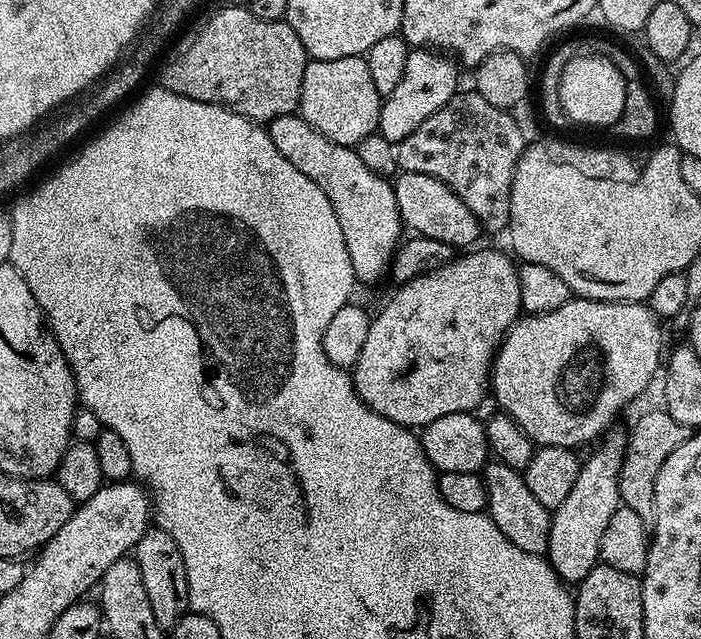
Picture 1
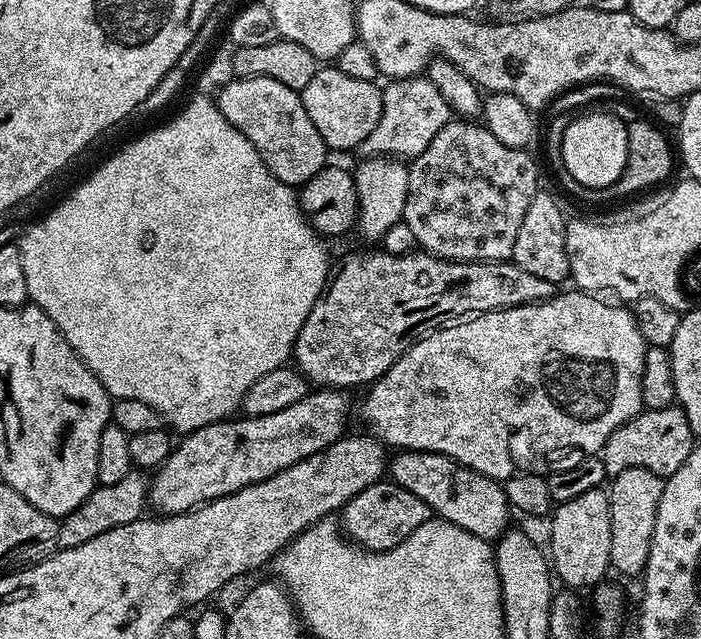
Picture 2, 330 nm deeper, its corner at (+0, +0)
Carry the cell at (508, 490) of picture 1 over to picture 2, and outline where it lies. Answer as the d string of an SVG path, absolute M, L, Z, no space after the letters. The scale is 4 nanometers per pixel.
M400 450L393 456L396 457L393 460L391 457L390 460L391 483L402 486L402 490L410 490L410 494L422 498L429 513L454 526L462 526L462 530L470 530L470 534L489 542L499 540L509 531L510 509L501 481L491 480L489 476L478 474L449 456L437 452Z

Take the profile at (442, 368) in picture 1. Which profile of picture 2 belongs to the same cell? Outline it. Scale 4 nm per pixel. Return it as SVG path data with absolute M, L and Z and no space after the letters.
M312 390L302 402L294 402L294 406L278 410L278 414L218 420L187 433L151 477L151 507L156 507L160 516L190 512L202 504L262 482L310 458L310 454L318 454L345 435L348 400L344 396L347 395L340 390Z

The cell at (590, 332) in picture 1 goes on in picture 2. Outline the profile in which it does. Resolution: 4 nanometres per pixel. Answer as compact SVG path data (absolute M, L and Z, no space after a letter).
M583 290L571 291L561 291L537 304L523 304L513 308L499 308L493 312L473 314L457 323L449 324L447 328L437 328L436 331L417 340L399 356L394 366L390 366L385 376L373 380L367 389L368 397L360 404L360 416L368 423L367 431L389 449L437 452L449 456L478 474L501 482L510 479L521 470L543 469L544 455L547 452L560 452L563 448L581 448L581 453L584 454L599 453L606 438L610 438L610 434L618 430L618 426L637 416L644 408L642 374L646 345L642 334L638 334L636 319L627 307L619 303L607 304L599 295L589 294Z

